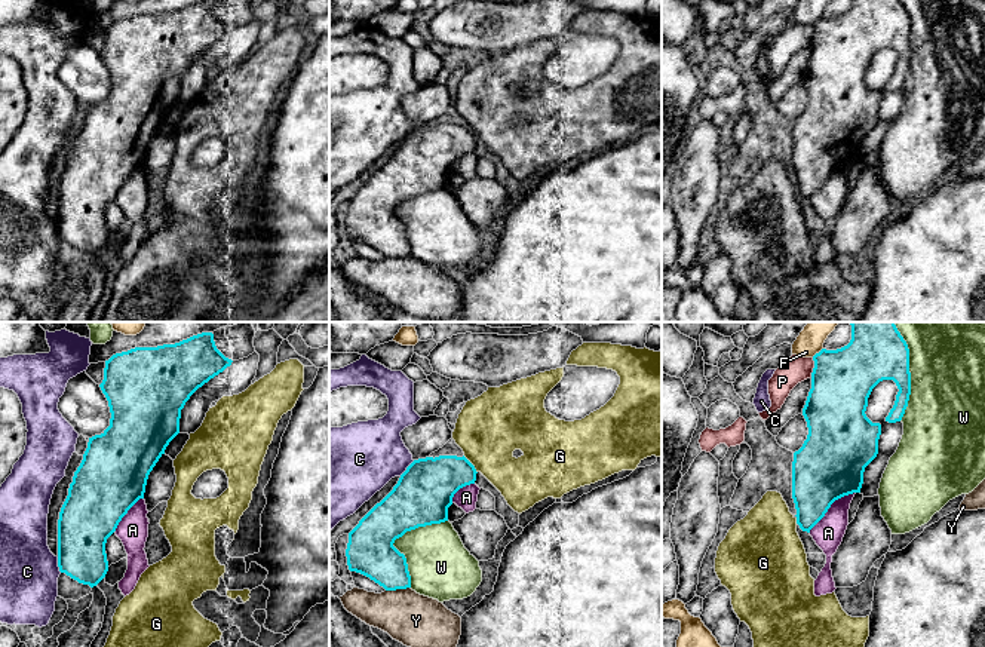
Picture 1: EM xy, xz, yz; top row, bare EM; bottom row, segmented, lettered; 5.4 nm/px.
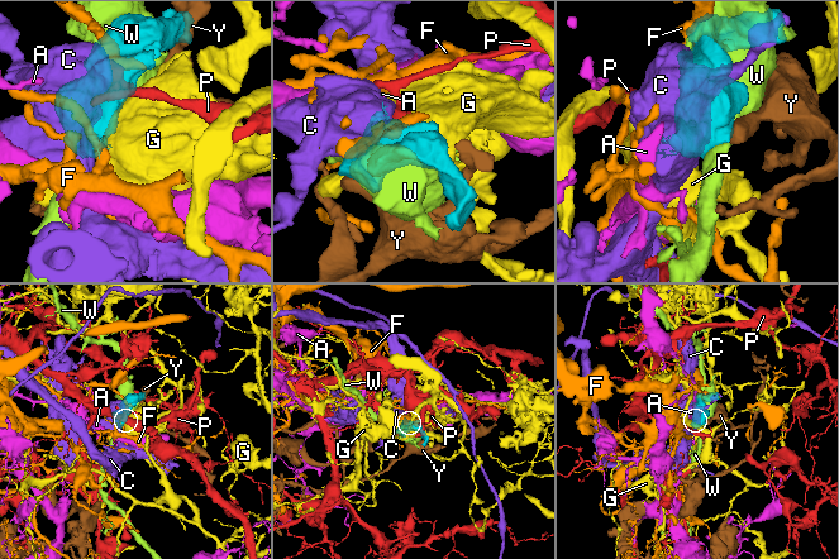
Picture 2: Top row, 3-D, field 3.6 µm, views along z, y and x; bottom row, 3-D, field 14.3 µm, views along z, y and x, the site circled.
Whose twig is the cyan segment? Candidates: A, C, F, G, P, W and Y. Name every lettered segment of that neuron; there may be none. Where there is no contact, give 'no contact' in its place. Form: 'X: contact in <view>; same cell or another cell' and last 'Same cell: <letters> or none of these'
A: contact in yz; another cell
C: contact in xy; another cell
F: contact in yz; another cell
G: contact in xz; same cell
P: contact in yz; another cell
W: contact in xz; another cell
Y: contact in xz; another cell
Same cell: G

